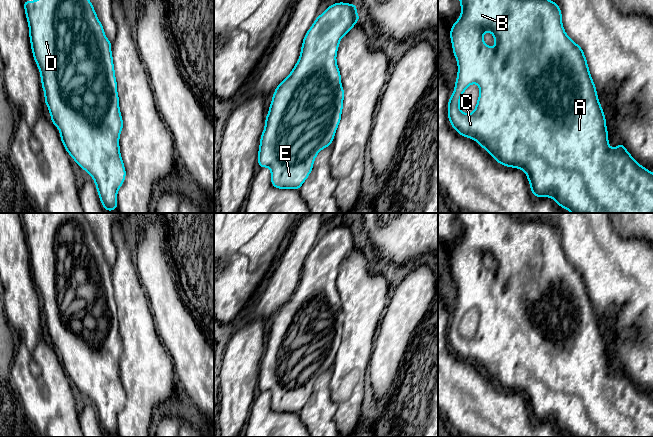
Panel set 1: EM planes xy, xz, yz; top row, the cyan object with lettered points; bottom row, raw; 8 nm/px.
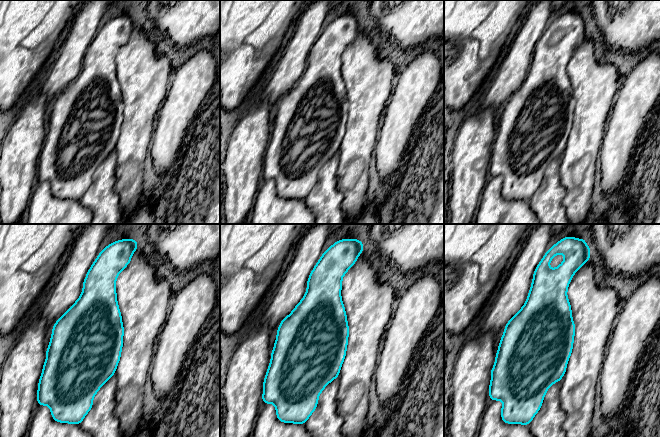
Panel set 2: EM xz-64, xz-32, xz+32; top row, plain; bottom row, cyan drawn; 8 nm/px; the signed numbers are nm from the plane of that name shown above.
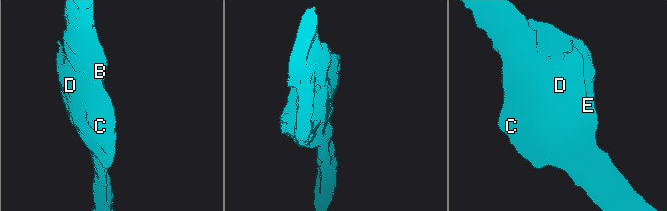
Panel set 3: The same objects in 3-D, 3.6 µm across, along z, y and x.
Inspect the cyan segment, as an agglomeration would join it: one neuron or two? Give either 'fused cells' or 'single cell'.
single cell

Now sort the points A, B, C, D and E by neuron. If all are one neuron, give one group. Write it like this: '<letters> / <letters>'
A B C D E

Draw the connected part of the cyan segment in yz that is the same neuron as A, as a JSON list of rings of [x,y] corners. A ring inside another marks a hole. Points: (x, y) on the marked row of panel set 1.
[[[460,0],[460,3],[461,16],[450,31],[453,54],[458,62],[455,89],[448,103],[448,118],[452,127],[461,136],[478,142],[498,163],[522,169],[527,174],[531,192],[535,197],[551,197],[557,205],[571,213],[653,213],[653,173],[638,164],[622,142],[618,147],[609,148],[606,119],[585,55],[582,48],[565,33],[558,4],[551,0]],[[486,31],[494,36],[496,43],[493,50],[483,41],[483,33]],[[472,83],[479,85],[480,94],[474,112],[465,114],[459,109],[459,101],[465,89]]]

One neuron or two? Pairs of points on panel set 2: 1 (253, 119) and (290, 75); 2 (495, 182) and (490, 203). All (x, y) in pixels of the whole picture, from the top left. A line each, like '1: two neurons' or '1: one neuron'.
1: two neurons
2: one neuron

